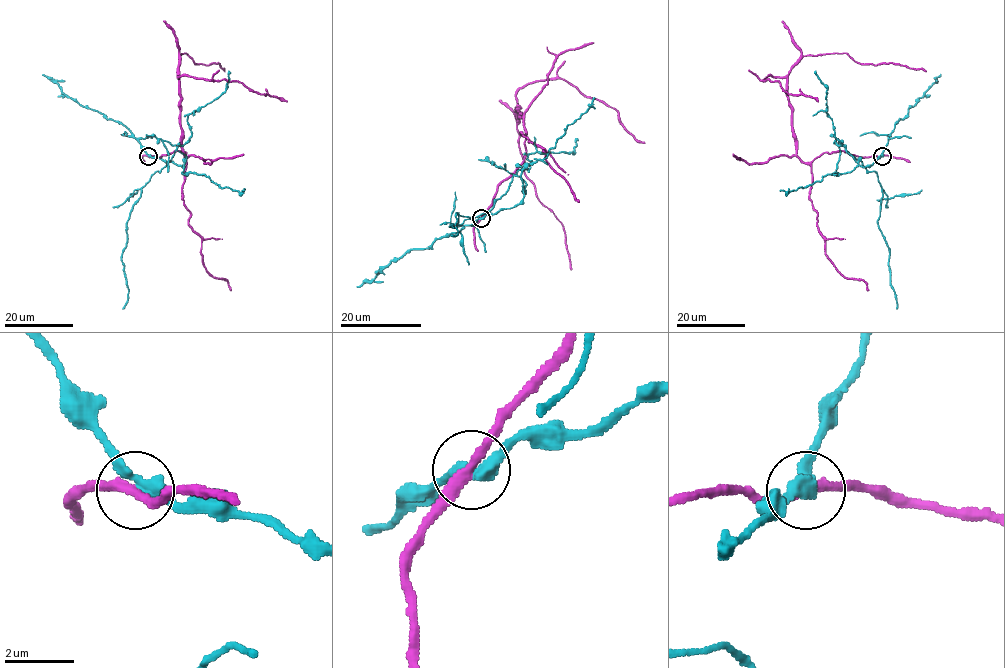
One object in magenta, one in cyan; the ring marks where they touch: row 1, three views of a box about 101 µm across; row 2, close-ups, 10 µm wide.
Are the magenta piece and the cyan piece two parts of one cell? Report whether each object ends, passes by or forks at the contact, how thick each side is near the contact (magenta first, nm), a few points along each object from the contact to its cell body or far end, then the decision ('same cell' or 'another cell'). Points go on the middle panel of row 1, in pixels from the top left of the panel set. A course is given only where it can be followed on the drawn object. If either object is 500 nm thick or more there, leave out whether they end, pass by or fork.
magenta passes by; cyan passes by; 280 nm thick on the magenta side, 360 nm on the other; magenta runs (480, 218), (496, 187), (525, 157), (518, 107), (524, 173), (537, 198), (563, 226), (571, 270); cyan runs (480, 218), (518, 204), (526, 183), (514, 175), (487, 212), (456, 212), (450, 235); another cell

